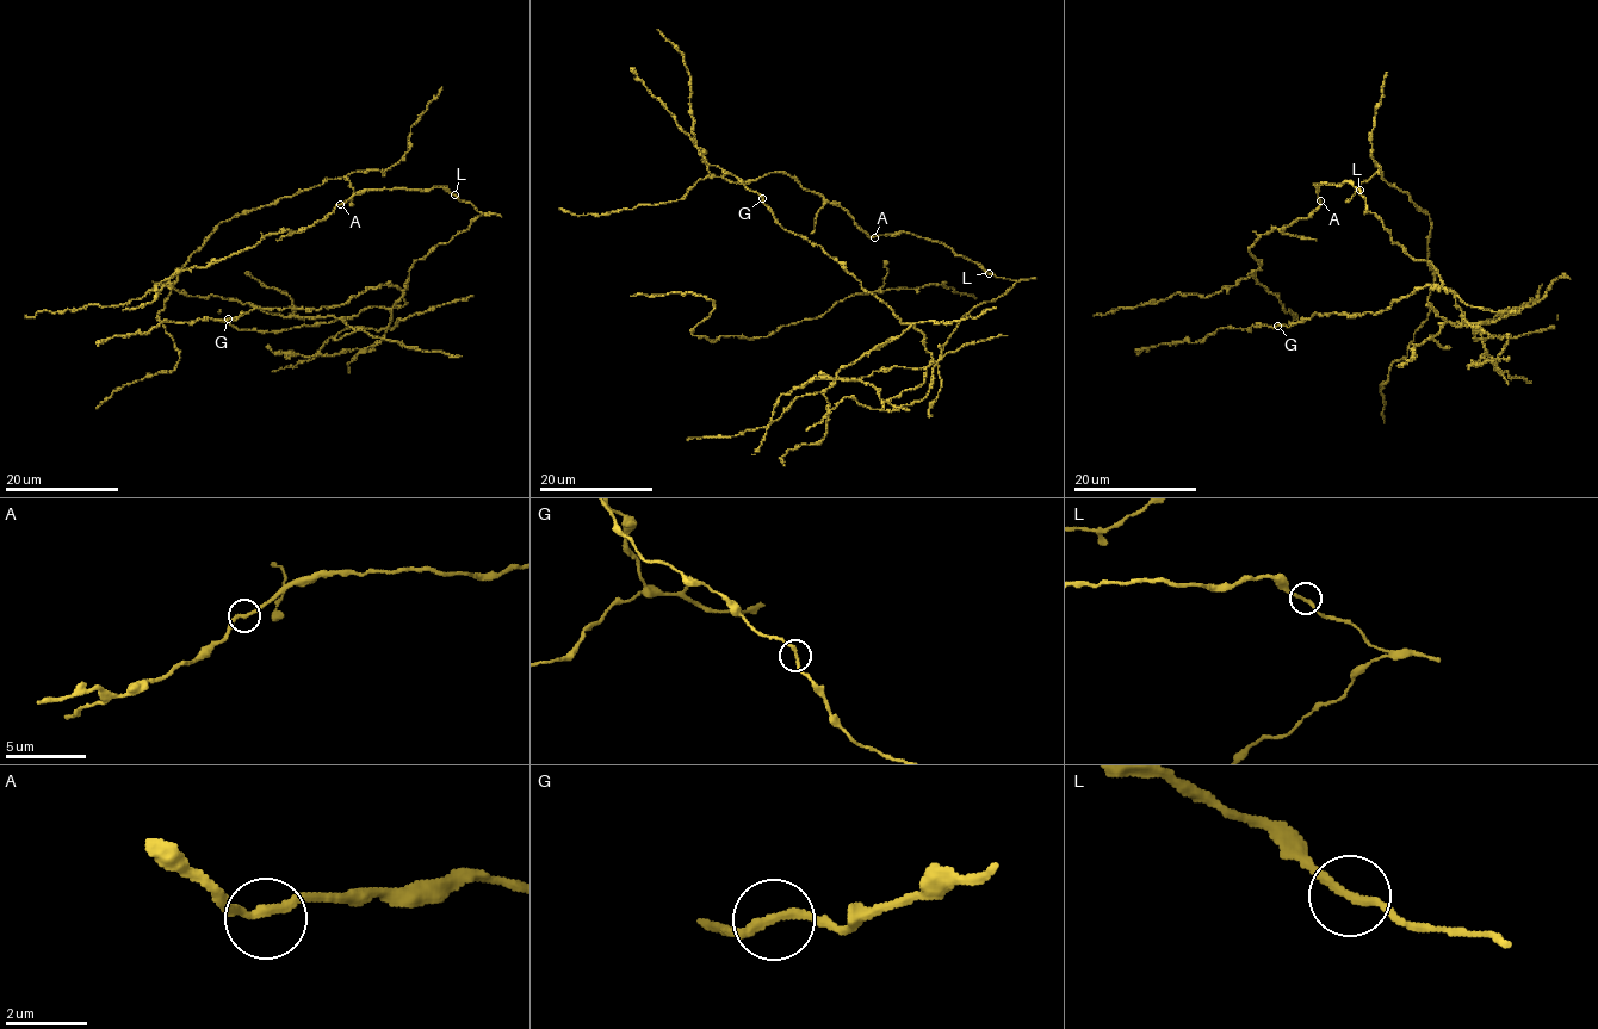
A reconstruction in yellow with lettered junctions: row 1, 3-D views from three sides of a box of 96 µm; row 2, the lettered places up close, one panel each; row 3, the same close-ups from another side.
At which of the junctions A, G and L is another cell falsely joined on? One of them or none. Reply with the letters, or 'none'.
none

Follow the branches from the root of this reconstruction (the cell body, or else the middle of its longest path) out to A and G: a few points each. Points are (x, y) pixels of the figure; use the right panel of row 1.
A: (1358, 190), (1349, 181), (1317, 184), (1320, 200)
G: (1358, 190), (1391, 239), (1412, 258), (1428, 261), (1455, 293), (1426, 285), (1375, 314), (1314, 314), (1277, 326)

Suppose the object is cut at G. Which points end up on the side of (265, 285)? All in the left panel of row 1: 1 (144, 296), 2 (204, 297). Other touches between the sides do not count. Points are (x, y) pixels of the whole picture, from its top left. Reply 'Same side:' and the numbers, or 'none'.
Same side: 1, 2

